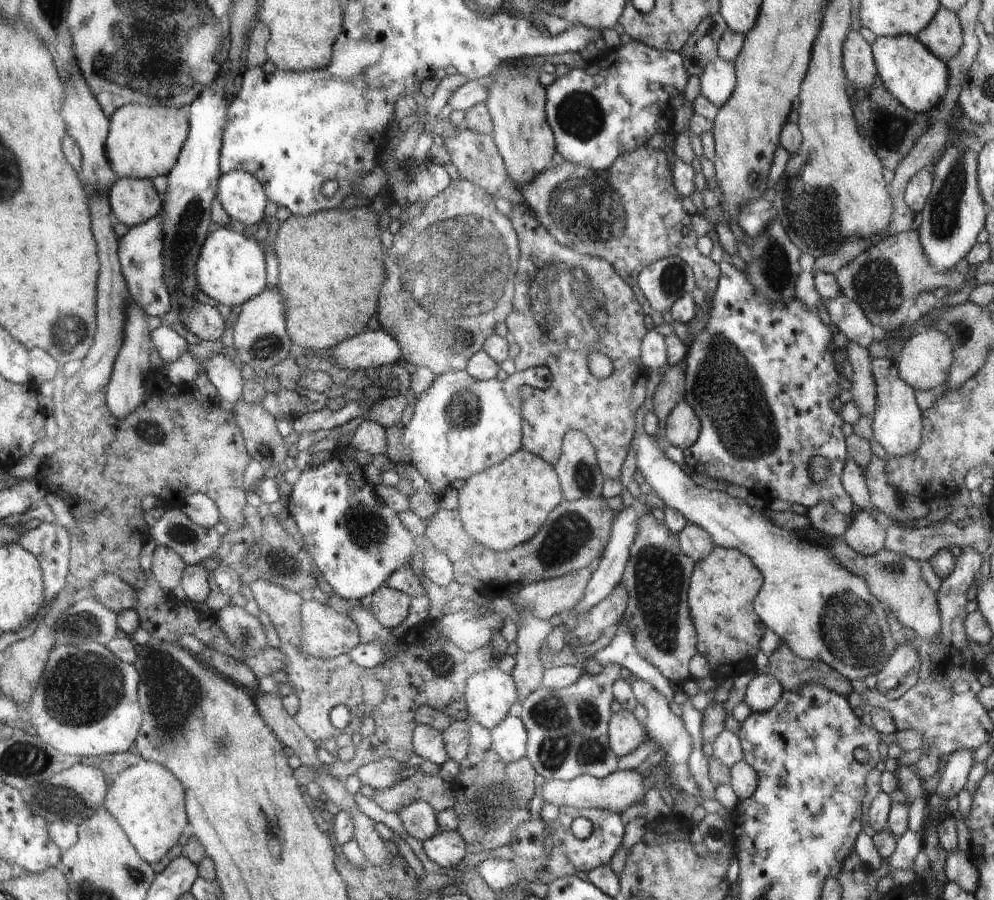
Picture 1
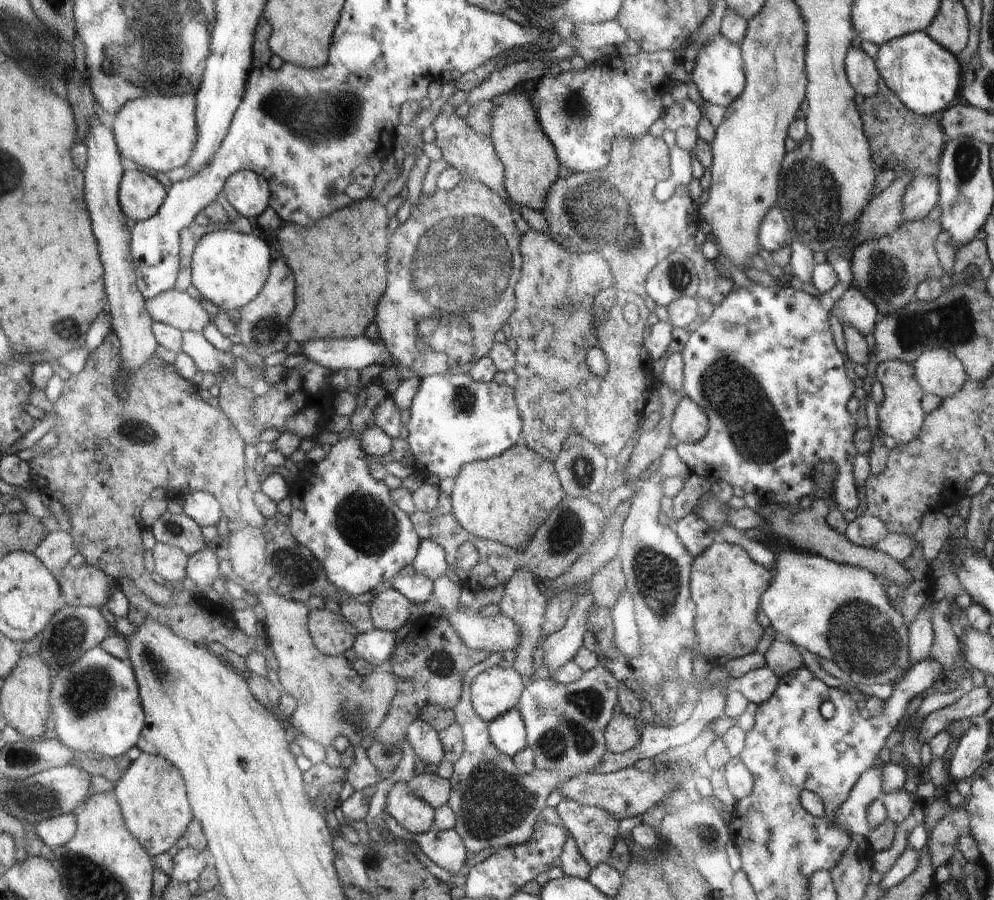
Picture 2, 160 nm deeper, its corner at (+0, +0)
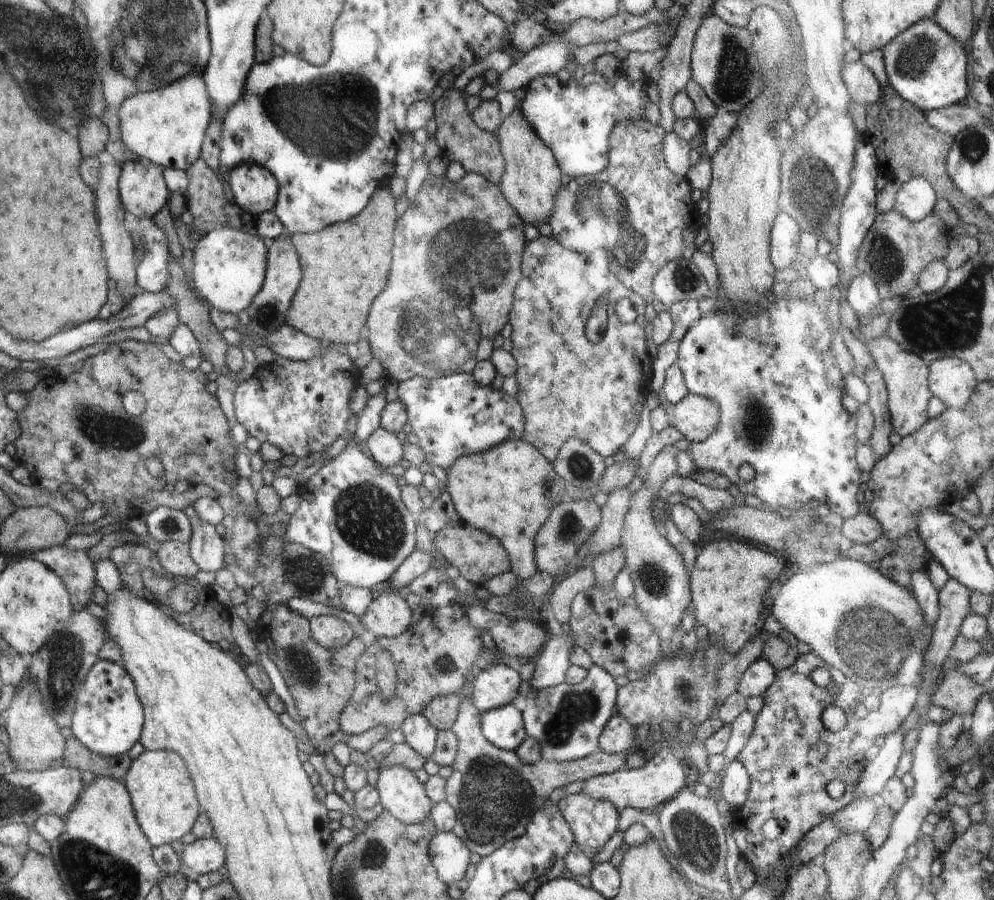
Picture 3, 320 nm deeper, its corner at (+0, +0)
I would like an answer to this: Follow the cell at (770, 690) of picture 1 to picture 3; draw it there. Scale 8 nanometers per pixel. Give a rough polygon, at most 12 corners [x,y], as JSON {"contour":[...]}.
{"contour":[[760,657],[744,671],[736,692],[762,696],[776,680]]}

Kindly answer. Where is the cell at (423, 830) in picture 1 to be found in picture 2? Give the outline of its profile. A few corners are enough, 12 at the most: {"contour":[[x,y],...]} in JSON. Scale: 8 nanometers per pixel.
{"contour":[[404,781],[391,786],[384,812],[414,834],[428,832],[435,809]]}

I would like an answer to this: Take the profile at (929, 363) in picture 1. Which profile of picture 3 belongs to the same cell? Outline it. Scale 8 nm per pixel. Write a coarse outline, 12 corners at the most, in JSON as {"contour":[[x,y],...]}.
{"contour":[[956,357],[929,364],[929,389],[946,408],[963,409],[978,384]]}

